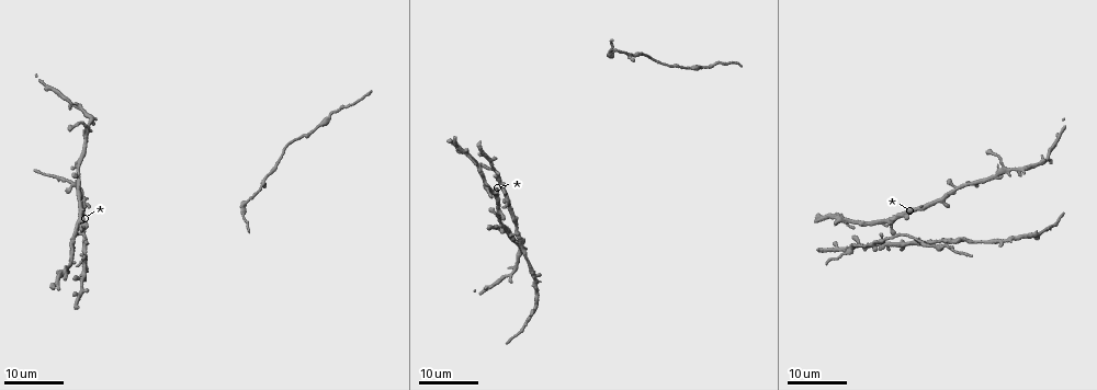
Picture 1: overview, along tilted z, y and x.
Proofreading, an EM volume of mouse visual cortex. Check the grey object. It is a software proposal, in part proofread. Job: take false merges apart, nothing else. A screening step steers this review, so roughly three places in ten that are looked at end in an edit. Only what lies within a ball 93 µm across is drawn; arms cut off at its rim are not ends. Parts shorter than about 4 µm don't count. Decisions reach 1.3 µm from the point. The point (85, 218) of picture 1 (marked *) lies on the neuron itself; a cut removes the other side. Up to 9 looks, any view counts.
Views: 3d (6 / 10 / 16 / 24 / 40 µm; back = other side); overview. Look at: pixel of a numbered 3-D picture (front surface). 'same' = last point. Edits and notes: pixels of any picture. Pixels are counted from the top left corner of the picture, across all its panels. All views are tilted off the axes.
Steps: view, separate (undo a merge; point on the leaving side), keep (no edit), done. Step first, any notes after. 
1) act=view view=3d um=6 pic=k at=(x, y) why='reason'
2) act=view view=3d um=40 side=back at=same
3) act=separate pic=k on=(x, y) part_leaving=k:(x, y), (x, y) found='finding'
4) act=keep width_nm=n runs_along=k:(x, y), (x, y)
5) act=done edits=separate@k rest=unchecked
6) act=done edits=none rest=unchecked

act=view view=3d um=24 pic=1 at=(83, 282) why='arms part here'

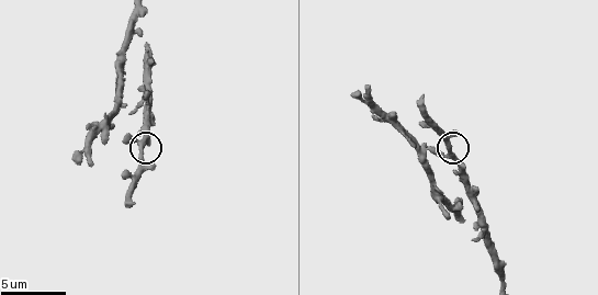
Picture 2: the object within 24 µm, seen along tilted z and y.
act=view view=3d um=6 pic=2 at=(142, 148) why='closer look'

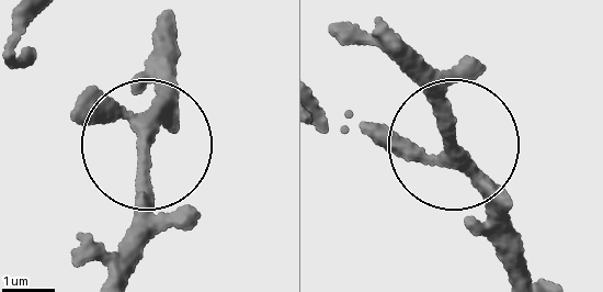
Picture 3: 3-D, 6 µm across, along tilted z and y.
act=keep width_nm=240 runs_along=3:(16, 49), (80, 107), (135, 125), (147, 153), (140, 237) found='all the same neuron'

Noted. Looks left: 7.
act=view view=3d um=10 pic=2 at=(399, 131) why='arms part here'

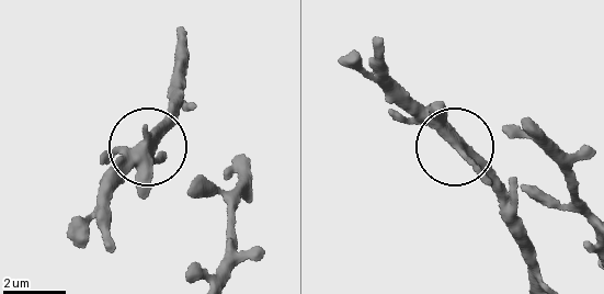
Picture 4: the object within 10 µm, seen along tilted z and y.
act=keep width_nm=330 found='all the same neuron'

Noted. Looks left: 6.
act=view view=3d um=16 pic=1 at=(1002, 169) why='four arms meet'

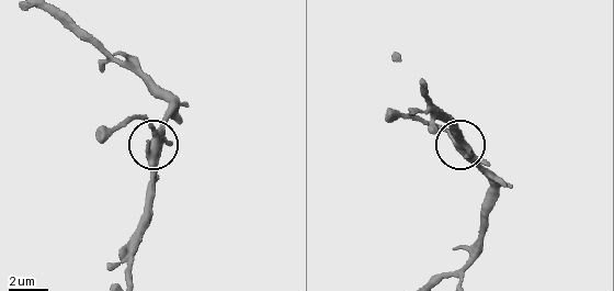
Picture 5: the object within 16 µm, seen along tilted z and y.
act=view view=3d um=6 pic=5 at=(155, 134) why='closer look'

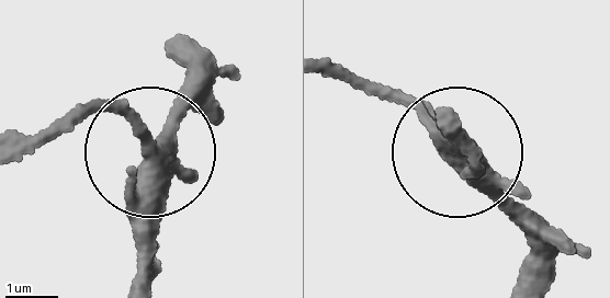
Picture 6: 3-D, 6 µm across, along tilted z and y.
act=keep width_nm=380 found='one neuron here'

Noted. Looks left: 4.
act=view view=3d um=16 pic=1 at=(865, 246) why='sudden change in width'

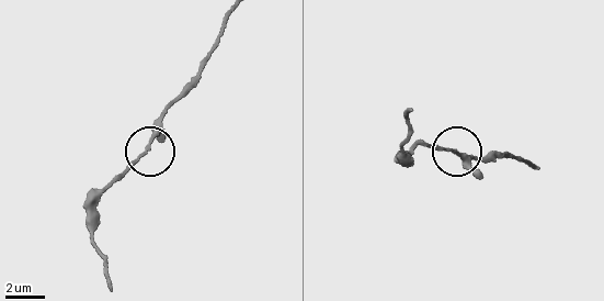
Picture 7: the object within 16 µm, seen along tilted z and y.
act=view view=3d um=6 pic=7 at=(150, 141)

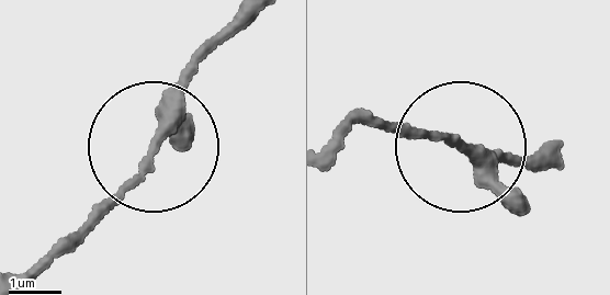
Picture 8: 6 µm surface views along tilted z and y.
act=keep found='one neuron here'

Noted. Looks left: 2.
act=done edits=none rest=unchecked

